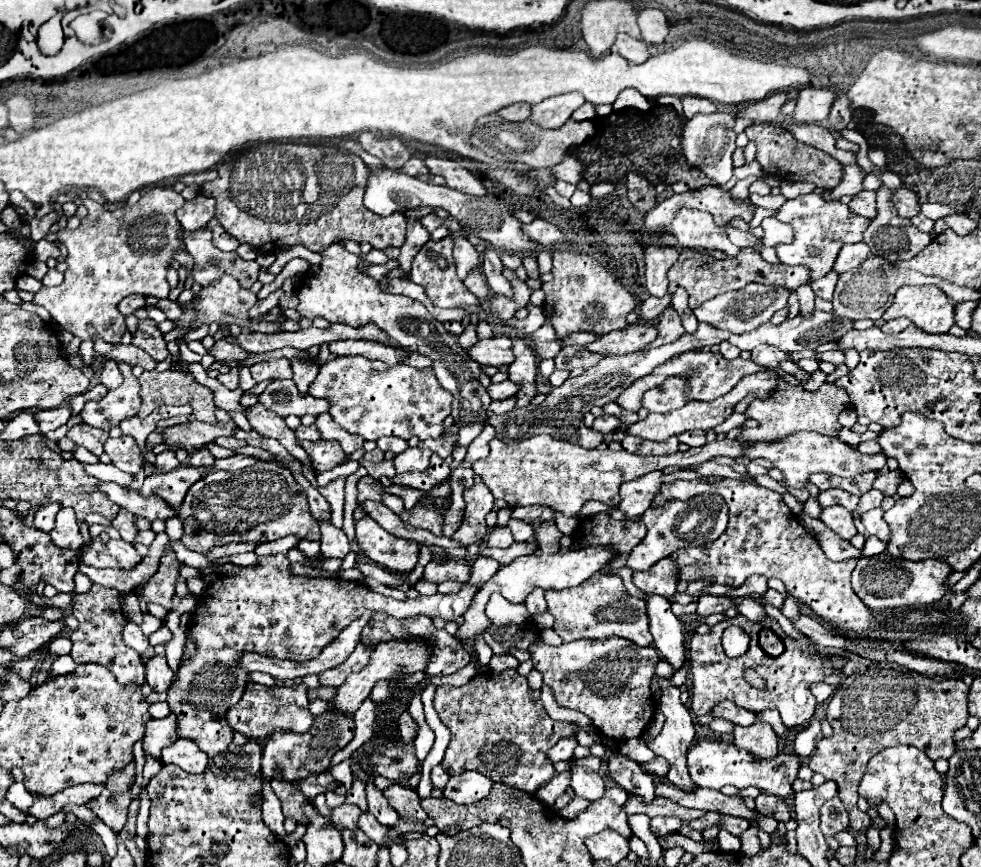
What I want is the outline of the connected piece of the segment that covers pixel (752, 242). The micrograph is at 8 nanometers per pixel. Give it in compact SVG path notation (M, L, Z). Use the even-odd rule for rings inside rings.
M730 223L725 224L723 228L728 238L732 240L732 244L736 244L736 246L740 246L740 248L752 248L752 250L756 250L756 252L762 250L762 240L756 238L756 236L752 236L750 232L738 232L738 228L732 226Z

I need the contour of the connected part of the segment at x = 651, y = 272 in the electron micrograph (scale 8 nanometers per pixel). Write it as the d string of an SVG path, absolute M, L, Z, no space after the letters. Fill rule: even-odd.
M646 244L644 262L646 262L646 288L652 296L664 296L668 292L668 270L678 260L678 250L674 246Z

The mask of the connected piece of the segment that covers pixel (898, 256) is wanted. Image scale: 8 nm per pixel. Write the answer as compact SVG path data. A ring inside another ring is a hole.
M886 186L878 188L878 198L876 198L876 206L878 206L878 216L870 222L868 230L864 232L864 242L872 248L874 256L884 256L890 262L896 260L912 260L918 252L922 252L928 244L930 244L930 234L920 232L908 218L898 216L894 204L890 202L890 190Z

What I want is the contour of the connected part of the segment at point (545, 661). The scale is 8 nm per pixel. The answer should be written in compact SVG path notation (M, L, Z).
M614 636L608 640L576 640L558 648L534 642L528 652L534 668L544 676L544 684L552 688L554 700L562 708L586 714L594 728L608 738L630 740L646 732L656 712L650 682L660 656L654 646L636 648L630 640Z

